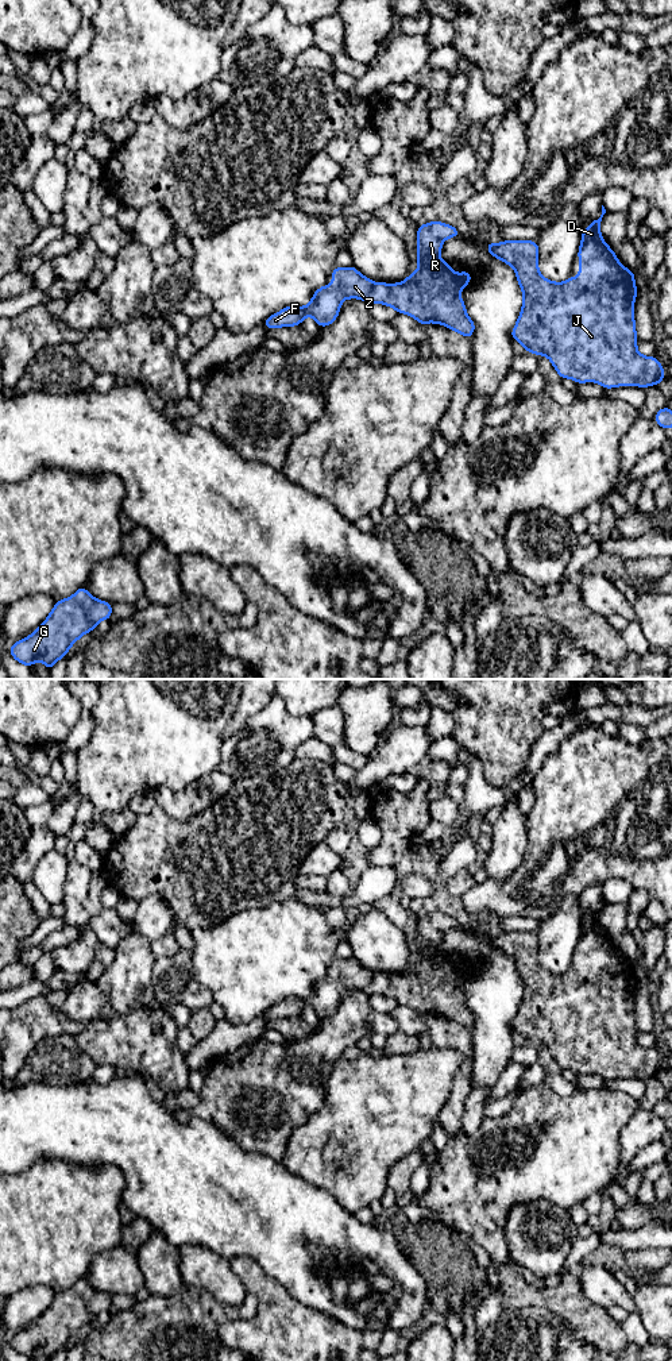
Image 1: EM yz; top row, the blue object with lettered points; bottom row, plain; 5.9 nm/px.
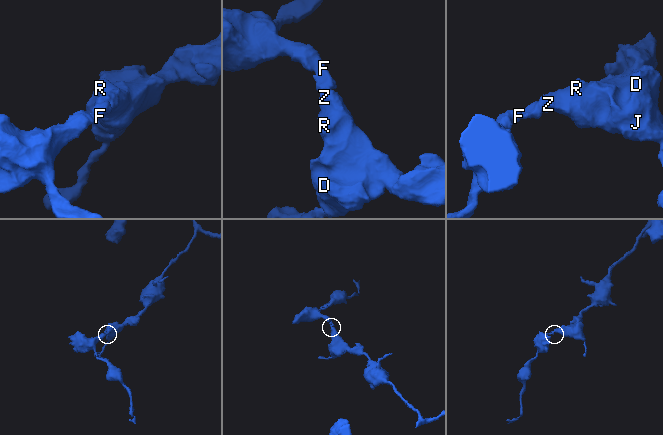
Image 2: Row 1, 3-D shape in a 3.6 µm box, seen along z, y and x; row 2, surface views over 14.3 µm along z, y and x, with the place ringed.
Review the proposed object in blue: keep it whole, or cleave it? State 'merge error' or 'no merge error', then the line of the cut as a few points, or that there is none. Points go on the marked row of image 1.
no merge error; cut none

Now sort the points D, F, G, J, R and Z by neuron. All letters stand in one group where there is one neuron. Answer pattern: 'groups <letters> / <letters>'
groups D F G J R Z

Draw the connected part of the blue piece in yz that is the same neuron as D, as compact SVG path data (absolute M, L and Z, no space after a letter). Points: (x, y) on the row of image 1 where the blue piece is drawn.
M602 205L602 215L592 220L586 231L582 231L579 255L579 277L568 277L565 282L552 282L544 278L538 270L538 244L533 240L505 240L502 243L487 243L487 251L502 262L511 266L524 293L522 309L511 331L511 338L518 340L528 352L548 356L560 378L571 378L576 383L596 382L605 389L617 386L659 385L665 373L654 356L644 356L637 351L637 333L634 323L634 300L638 294L634 274L619 263L607 243L600 235L600 221L606 213Z

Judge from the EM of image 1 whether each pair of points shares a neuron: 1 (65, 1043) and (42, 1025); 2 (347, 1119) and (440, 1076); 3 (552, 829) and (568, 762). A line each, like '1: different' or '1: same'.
1: different
2: same
3: same

